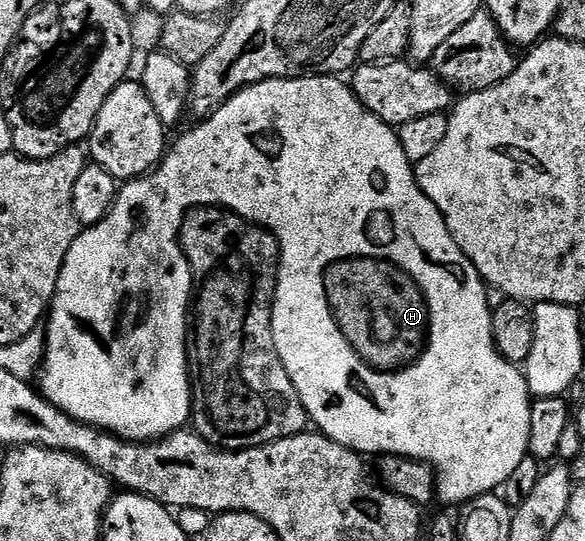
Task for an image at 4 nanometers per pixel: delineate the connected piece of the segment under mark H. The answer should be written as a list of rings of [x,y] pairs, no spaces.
[[[301,76],[300,78],[292,78],[291,80],[265,80],[259,84],[241,88],[235,96],[228,98],[228,102],[221,104],[211,116],[205,117],[201,122],[198,122],[198,125],[196,125],[191,132],[184,133],[175,144],[173,141],[172,147],[167,151],[166,155],[163,156],[161,164],[159,164],[153,172],[147,172],[146,175],[139,176],[137,180],[125,181],[125,183],[119,187],[118,197],[114,199],[114,205],[110,207],[109,214],[106,215],[100,223],[83,227],[78,233],[76,242],[72,242],[72,250],[68,250],[68,258],[64,258],[64,266],[60,270],[58,293],[54,296],[53,304],[50,305],[48,323],[44,328],[44,359],[40,369],[40,380],[42,376],[40,391],[47,400],[52,401],[60,410],[64,410],[69,416],[81,422],[81,424],[90,424],[93,428],[100,428],[103,432],[110,432],[114,436],[121,436],[124,440],[149,442],[152,440],[160,440],[163,436],[171,436],[173,432],[183,431],[192,420],[192,360],[188,355],[186,316],[182,312],[162,311],[166,308],[166,299],[174,300],[177,296],[188,295],[189,292],[191,295],[192,280],[189,275],[166,276],[166,252],[177,253],[179,251],[180,237],[182,235],[182,220],[191,208],[195,206],[225,208],[227,212],[234,212],[237,216],[243,216],[245,220],[249,220],[252,224],[259,224],[262,228],[270,229],[278,240],[280,259],[278,261],[278,285],[276,286],[276,294],[274,295],[274,335],[276,337],[276,350],[282,353],[284,370],[288,370],[288,378],[292,378],[292,382],[300,394],[300,402],[304,402],[307,417],[312,421],[313,427],[329,440],[334,440],[338,444],[343,444],[345,448],[351,448],[353,452],[359,454],[374,452],[373,454],[407,456],[413,460],[423,460],[425,464],[433,468],[435,476],[438,477],[437,499],[439,501],[443,500],[446,504],[463,503],[462,505],[465,505],[467,502],[475,500],[478,496],[484,496],[493,493],[495,490],[501,489],[503,485],[505,485],[506,479],[512,474],[512,470],[516,470],[516,466],[520,466],[522,459],[529,453],[532,395],[529,387],[526,385],[526,374],[519,365],[512,363],[510,360],[505,360],[505,358],[499,354],[498,348],[494,344],[494,335],[492,334],[492,318],[494,317],[492,303],[490,304],[489,298],[486,297],[488,285],[486,281],[482,279],[482,275],[476,270],[476,266],[472,266],[472,262],[462,253],[460,246],[456,246],[456,242],[452,238],[452,234],[448,230],[448,226],[444,222],[444,218],[440,214],[438,207],[426,197],[424,190],[420,190],[418,179],[414,177],[415,165],[410,163],[408,154],[404,154],[404,146],[400,146],[400,138],[398,137],[397,131],[395,131],[391,125],[385,124],[380,118],[376,118],[376,114],[372,114],[368,111],[367,108],[358,101],[358,97],[354,94],[353,87],[351,87],[347,81],[345,84],[342,80],[345,79],[339,78],[338,76]]]

